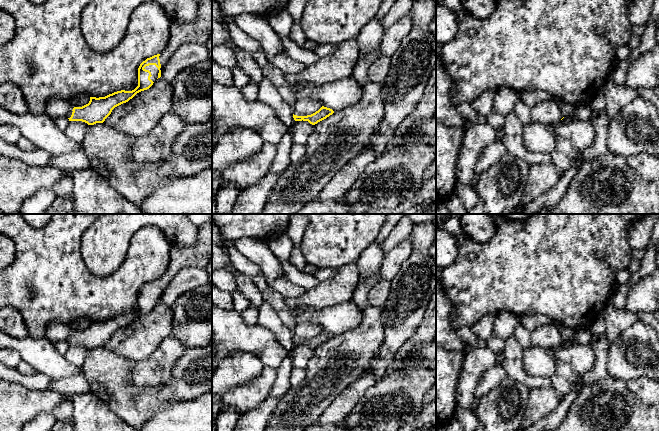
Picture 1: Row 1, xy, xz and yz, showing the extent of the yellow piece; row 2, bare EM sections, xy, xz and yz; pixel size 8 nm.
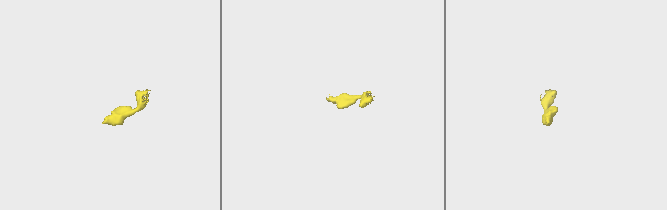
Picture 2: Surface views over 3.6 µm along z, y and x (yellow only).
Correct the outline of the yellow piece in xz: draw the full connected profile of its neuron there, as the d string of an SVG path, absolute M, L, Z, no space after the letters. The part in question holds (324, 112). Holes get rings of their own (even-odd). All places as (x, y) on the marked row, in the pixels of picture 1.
M322 106L318 111L311 115L307 116L297 116L293 114L293 118L295 121L308 121L310 124L315 125L318 122L326 119L330 115L332 115L334 111L330 108Z

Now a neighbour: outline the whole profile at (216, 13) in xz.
M212 0L212 18L221 23L227 22L227 19L222 15L219 4L216 0Z

